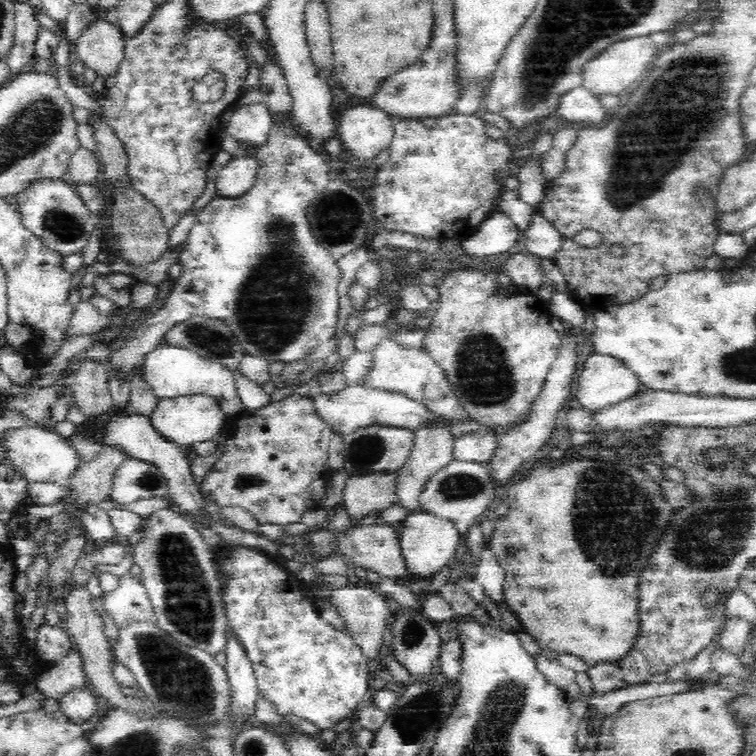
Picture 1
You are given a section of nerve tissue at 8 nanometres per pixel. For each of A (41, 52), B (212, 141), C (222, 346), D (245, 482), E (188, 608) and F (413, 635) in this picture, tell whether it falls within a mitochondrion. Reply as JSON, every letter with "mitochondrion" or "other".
{"A":"other","B":"other","C":"mitochondrion","D":"mitochondrion","E":"mitochondrion","F":"mitochondrion"}

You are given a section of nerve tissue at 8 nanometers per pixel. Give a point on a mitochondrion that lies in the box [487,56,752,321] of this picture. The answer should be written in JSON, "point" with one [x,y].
{"point":[631,182]}

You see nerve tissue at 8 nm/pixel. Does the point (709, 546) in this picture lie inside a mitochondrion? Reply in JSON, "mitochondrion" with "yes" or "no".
{"mitochondrion":"yes"}

